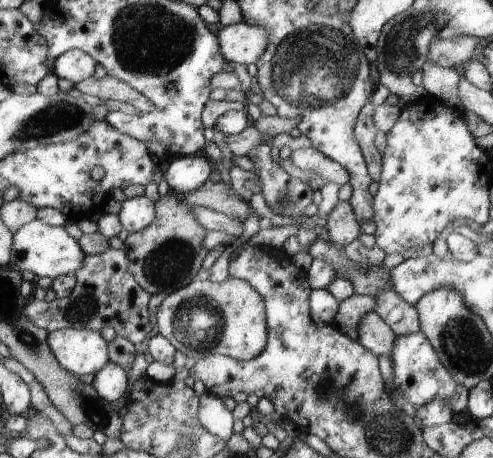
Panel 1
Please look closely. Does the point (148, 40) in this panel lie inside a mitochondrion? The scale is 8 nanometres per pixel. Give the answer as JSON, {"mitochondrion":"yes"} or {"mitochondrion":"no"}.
{"mitochondrion":"yes"}

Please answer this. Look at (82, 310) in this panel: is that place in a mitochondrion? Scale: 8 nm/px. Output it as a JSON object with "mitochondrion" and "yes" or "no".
{"mitochondrion":"yes"}

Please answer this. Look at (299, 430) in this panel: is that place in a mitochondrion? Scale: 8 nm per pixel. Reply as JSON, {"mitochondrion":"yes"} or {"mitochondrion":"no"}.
{"mitochondrion":"no"}

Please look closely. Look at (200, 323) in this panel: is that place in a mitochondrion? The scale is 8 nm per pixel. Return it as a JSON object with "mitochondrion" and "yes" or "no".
{"mitochondrion":"yes"}

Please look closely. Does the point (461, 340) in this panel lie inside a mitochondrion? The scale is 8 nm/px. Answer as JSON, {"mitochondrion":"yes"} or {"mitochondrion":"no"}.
{"mitochondrion":"yes"}

